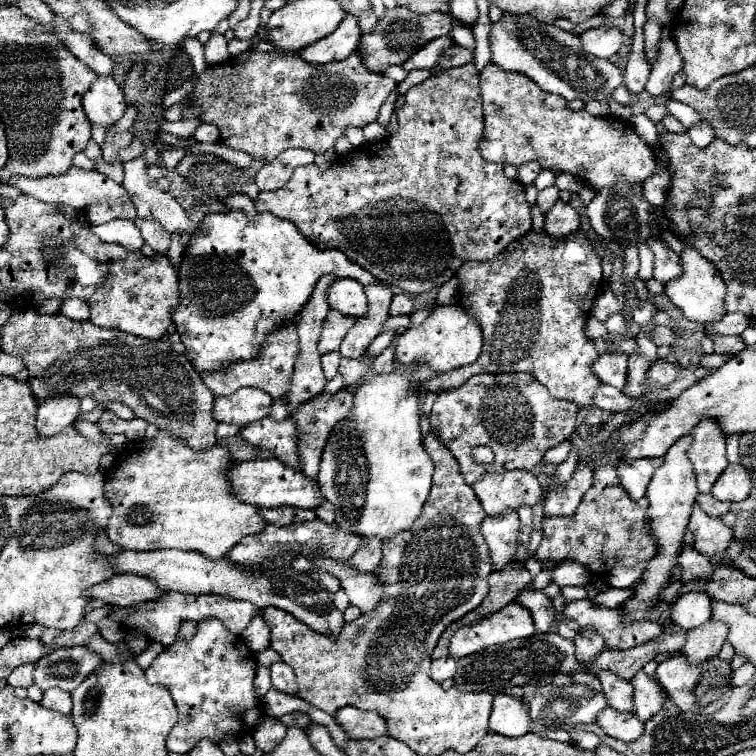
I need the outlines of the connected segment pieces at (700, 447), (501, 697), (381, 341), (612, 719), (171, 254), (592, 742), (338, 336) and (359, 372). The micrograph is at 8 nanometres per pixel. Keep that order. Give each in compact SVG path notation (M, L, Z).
M704 418L692 430L694 444L688 450L688 458L694 464L694 472L698 478L698 490L710 492L716 478L728 466L726 458L726 436L714 418Z
M498 694L494 698L490 730L496 734L504 734L510 738L518 738L530 732L530 716L520 698L512 698L508 694Z
M384 332L384 334L378 334L378 338L368 346L368 350L364 352L364 358L366 356L370 356L370 358L376 358L378 354L382 354L388 346L390 346L390 342L392 342L392 338L394 338L394 334L396 332Z
M606 708L600 712L596 724L612 738L622 742L634 742L644 732L644 724L636 718L634 712L618 712L614 708Z
M172 236L172 244L170 244L170 250L168 250L168 258L170 258L170 262L172 262L176 268L180 266L182 248L184 248L184 238L182 238L182 236Z
M570 730L570 742L574 742L578 748L582 750L594 750L596 744L600 744L600 738L594 732L586 732L586 730Z
M330 310L322 324L322 334L320 334L320 344L318 344L320 356L326 352L332 352L332 350L338 350L346 332L354 326L354 322L356 322L356 318L342 316L340 312Z
M342 358L340 374L344 376L344 382L346 382L344 388L360 384L362 376L368 372L368 366L370 366L370 360L364 360L364 358L354 358L354 360L352 358Z

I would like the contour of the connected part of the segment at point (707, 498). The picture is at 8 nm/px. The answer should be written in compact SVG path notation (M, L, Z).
M698 494L696 496L696 502L704 508L706 514L710 516L724 516L726 512L730 512L730 506L732 502L722 502L722 500L716 500L712 494Z

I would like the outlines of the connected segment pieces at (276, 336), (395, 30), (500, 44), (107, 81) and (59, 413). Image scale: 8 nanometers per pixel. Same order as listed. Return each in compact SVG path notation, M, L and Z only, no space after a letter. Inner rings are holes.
M284 322L274 332L268 334L266 342L258 348L258 356L254 356L252 360L240 360L226 364L220 370L200 372L200 378L214 392L214 396L230 396L244 386L254 386L268 392L272 398L280 398L288 392L288 386L292 386L290 380L298 354L300 354L300 340L296 340L296 322Z
M396 6L396 8L384 12L384 16L378 20L378 24L372 32L366 32L360 36L360 48L356 50L356 54L360 56L362 64L366 68L370 68L370 72L382 74L388 66L394 66L394 64L402 66L404 60L408 60L412 54L416 54L430 40L450 34L452 22L454 22L454 18L450 18L442 12L416 14L416 12L410 12L408 8Z
M504 12L498 22L490 24L490 50L492 64L510 72L522 72L542 90L566 100L608 100L614 88L622 84L622 70L610 60L588 56L578 34L548 24L544 32L544 22L534 16L512 16L510 12Z
M96 76L92 88L84 92L84 112L92 124L108 126L116 124L126 112L124 94L114 76Z
M50 396L38 406L36 430L42 436L58 434L64 426L72 424L80 414L80 398L76 396Z

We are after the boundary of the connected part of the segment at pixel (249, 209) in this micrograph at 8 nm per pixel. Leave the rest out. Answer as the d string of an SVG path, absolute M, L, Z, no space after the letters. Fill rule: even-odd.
M232 194L232 196L224 198L222 202L224 202L224 206L226 206L226 208L230 208L230 210L232 210L232 208L238 208L238 210L246 212L246 214L248 214L248 218L254 218L254 216L256 216L254 202L252 202L246 194Z

